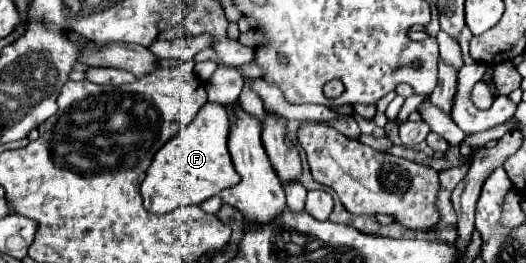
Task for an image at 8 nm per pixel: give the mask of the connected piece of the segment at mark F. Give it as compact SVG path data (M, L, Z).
M207 102L197 112L195 120L179 130L153 158L147 176L141 184L145 208L155 214L167 214L179 206L199 206L203 200L219 194L225 188L239 184L239 174L233 168L229 150L229 114L225 106Z

